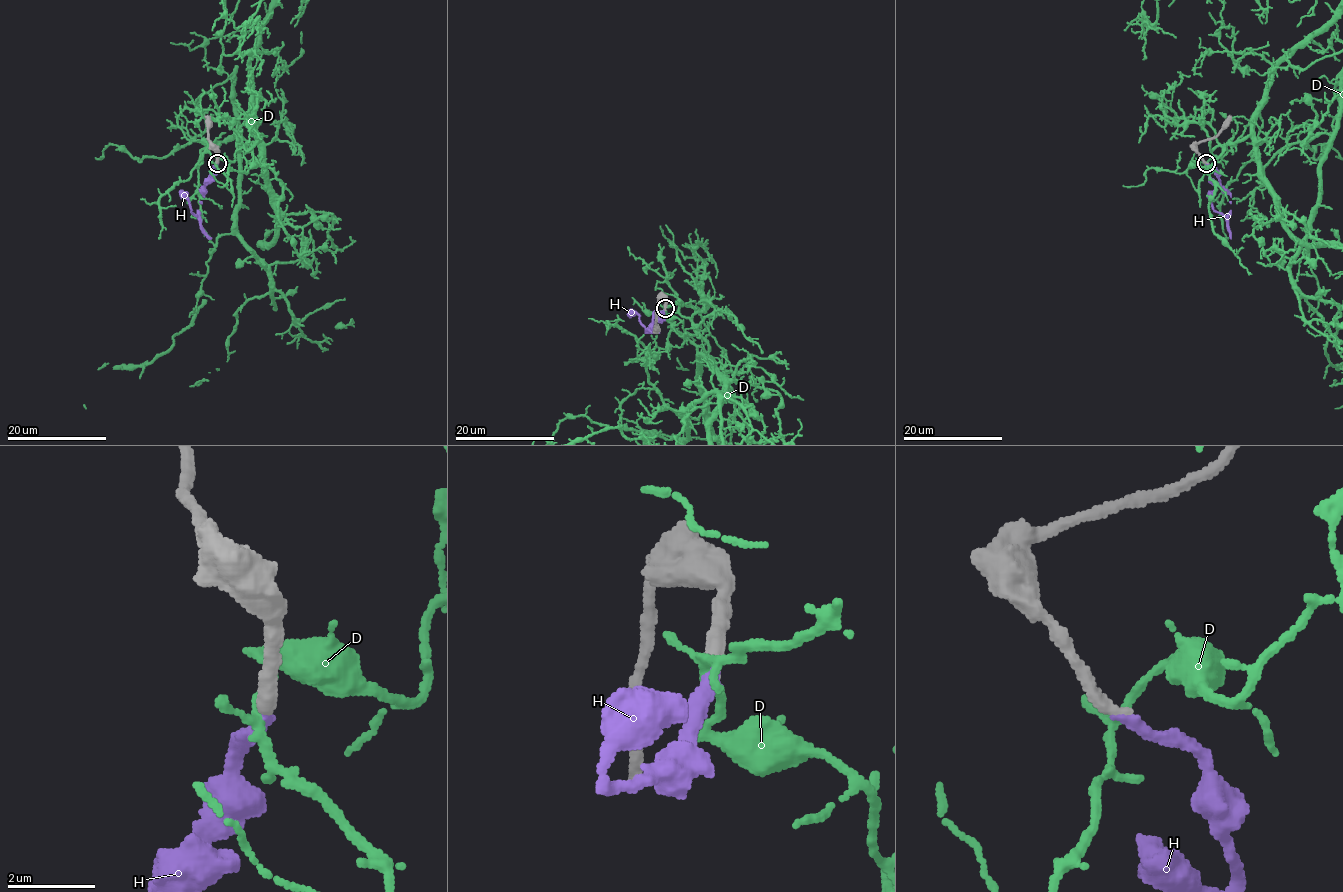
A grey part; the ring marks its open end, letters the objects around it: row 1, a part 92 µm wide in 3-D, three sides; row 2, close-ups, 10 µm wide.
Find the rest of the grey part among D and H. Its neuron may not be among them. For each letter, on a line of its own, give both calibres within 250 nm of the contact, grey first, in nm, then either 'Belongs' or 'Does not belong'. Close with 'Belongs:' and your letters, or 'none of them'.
D: Thickness 320 nm (grey) against 180 nm. Does not belong
H: Thickness 320 nm (grey) against 280 nm. Belongs
Belongs: H

